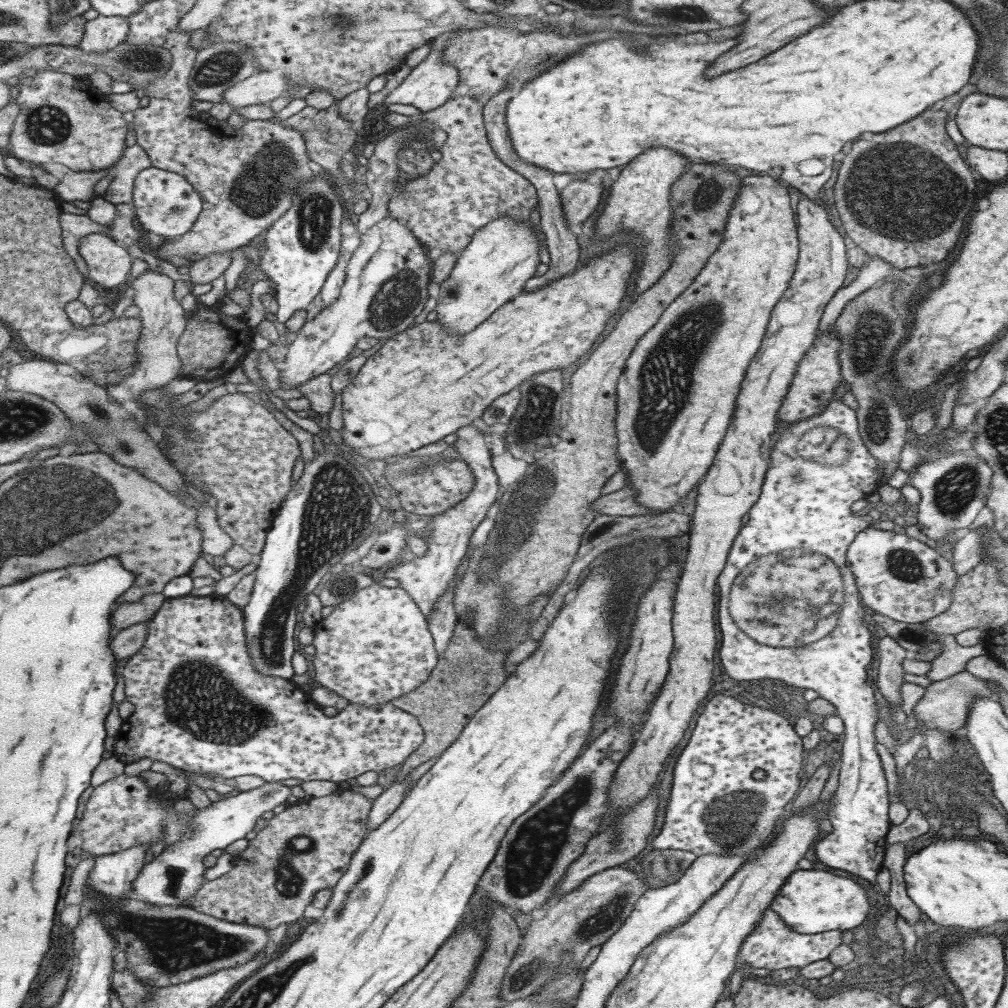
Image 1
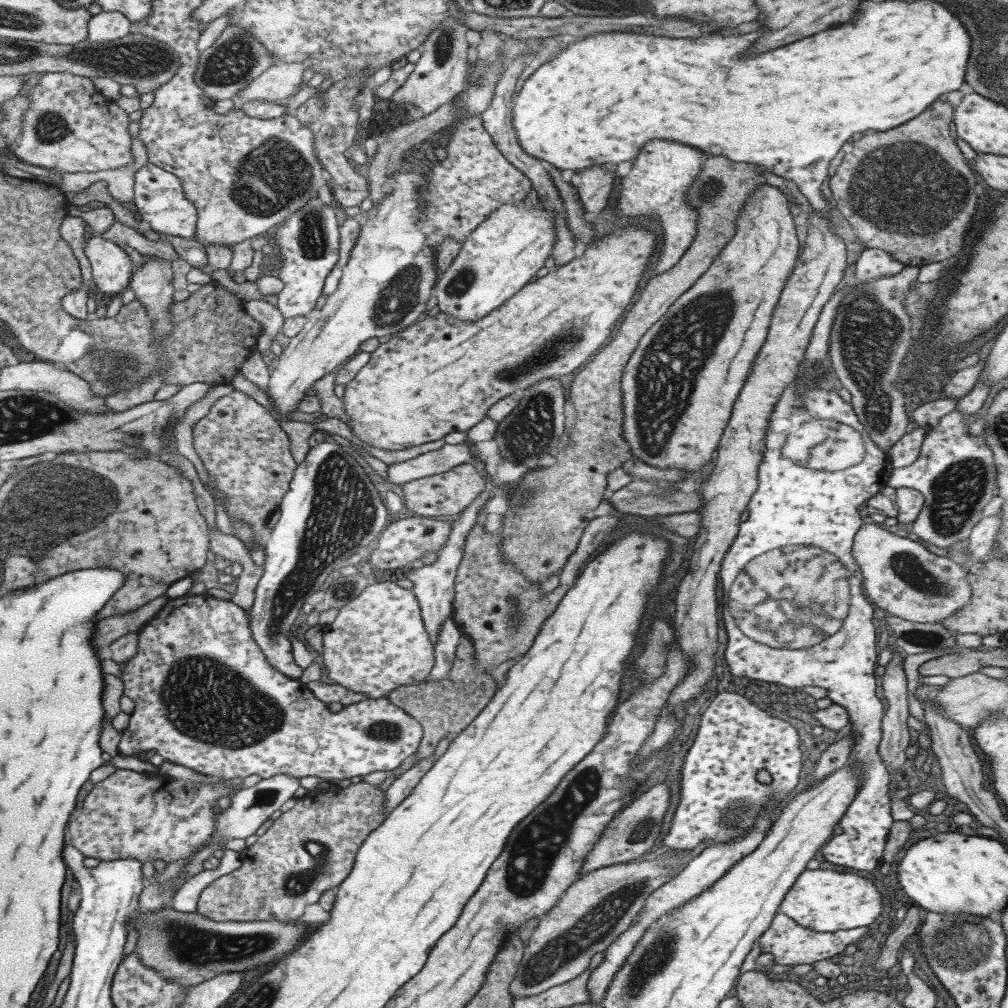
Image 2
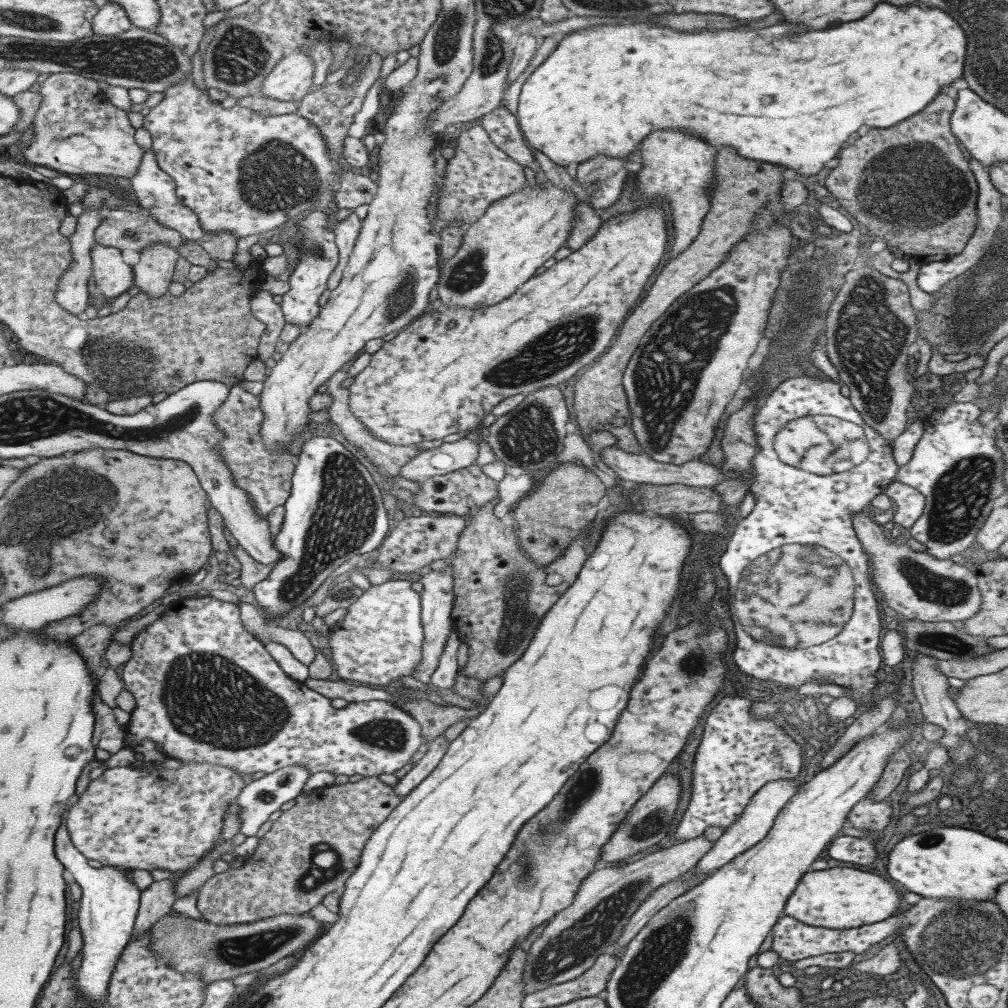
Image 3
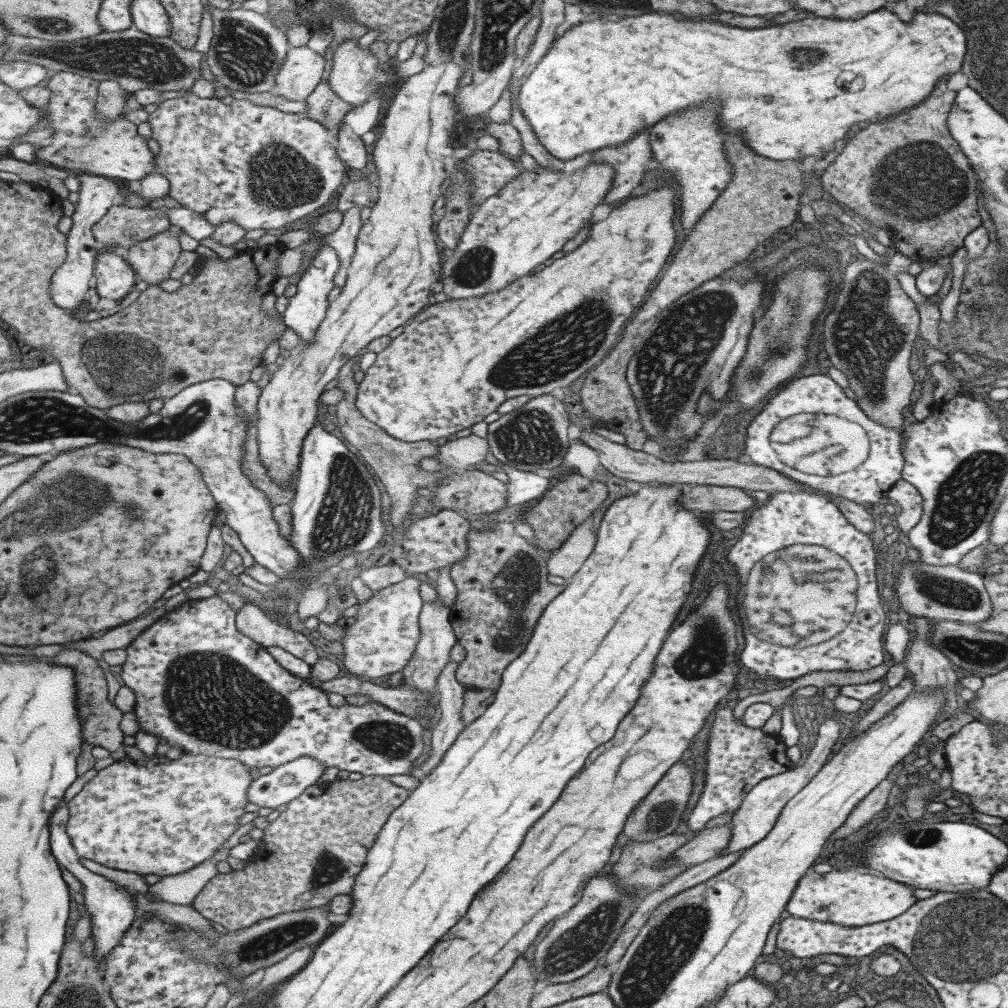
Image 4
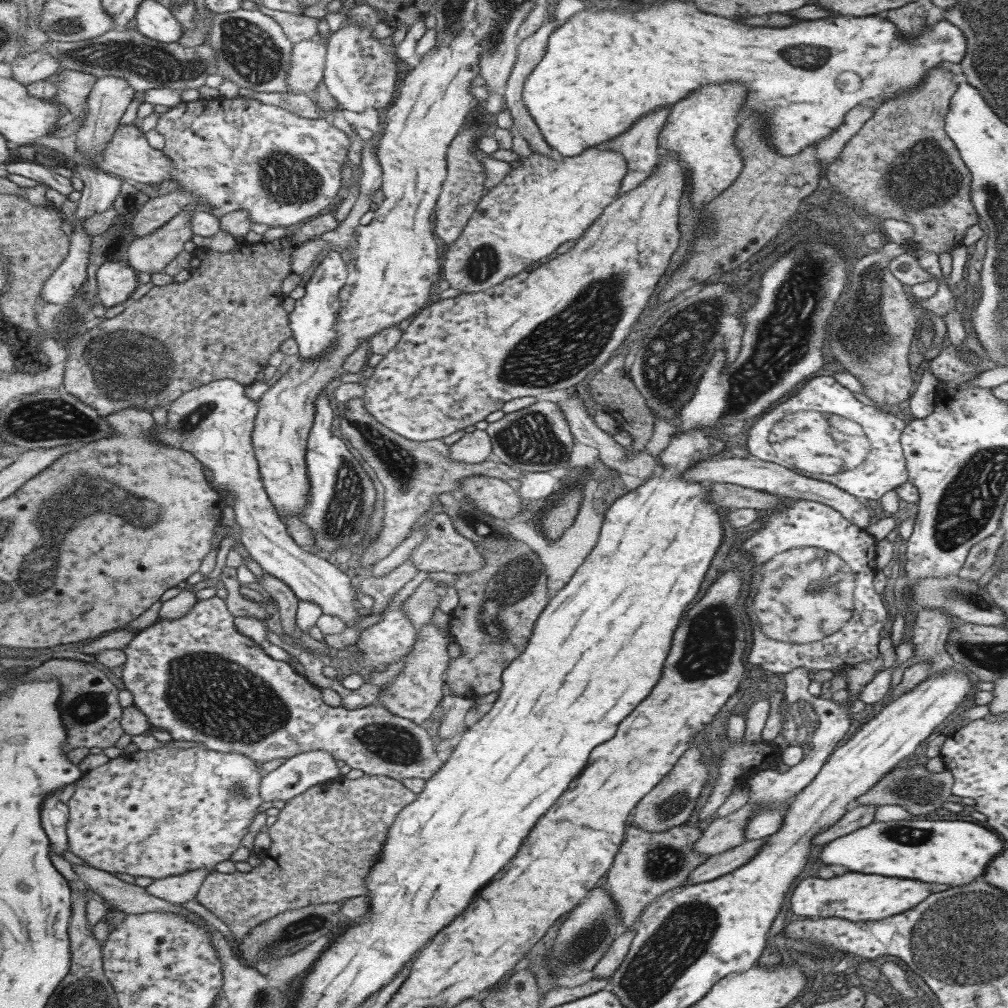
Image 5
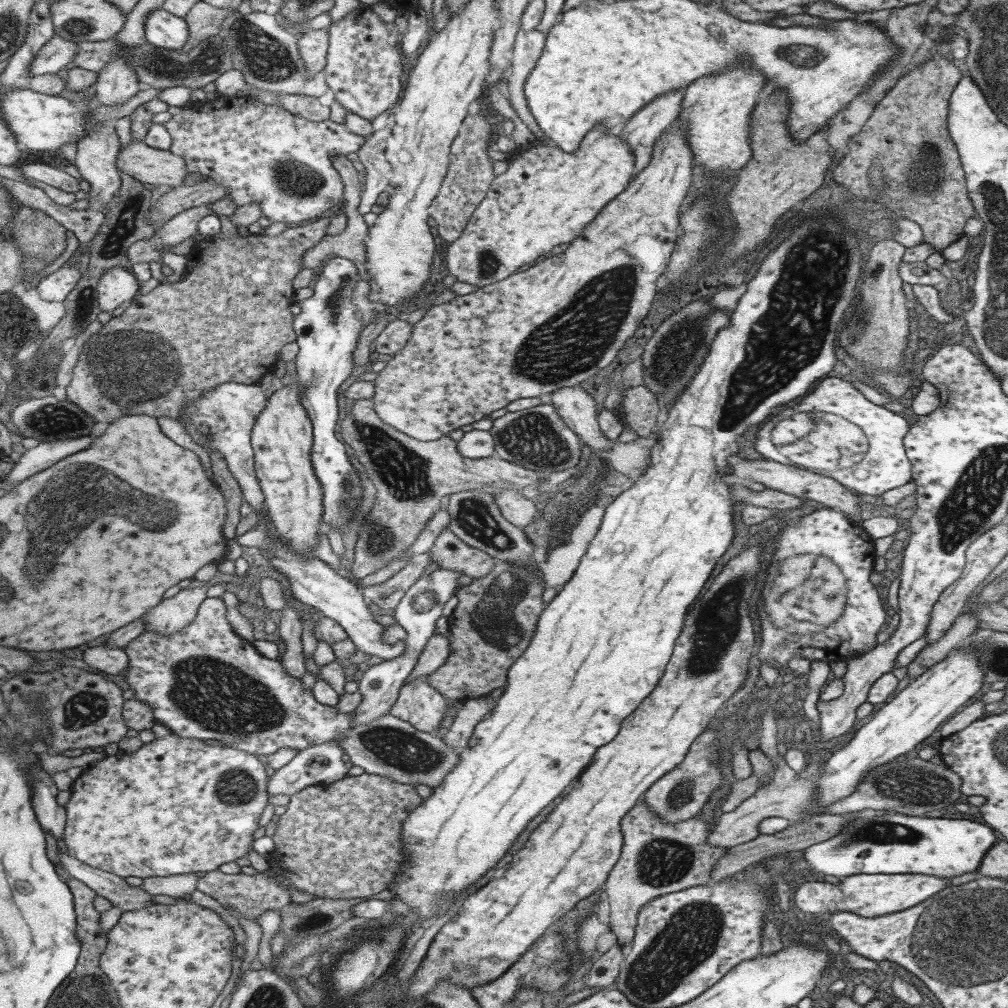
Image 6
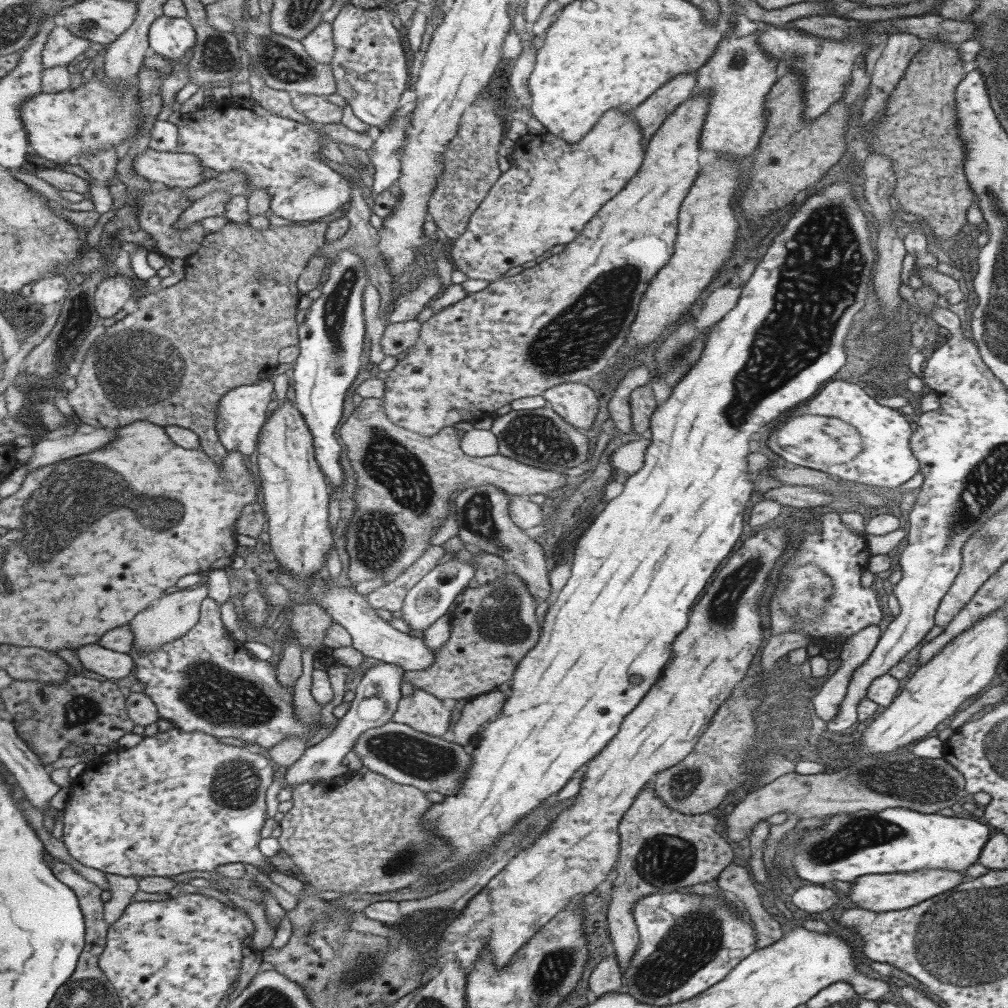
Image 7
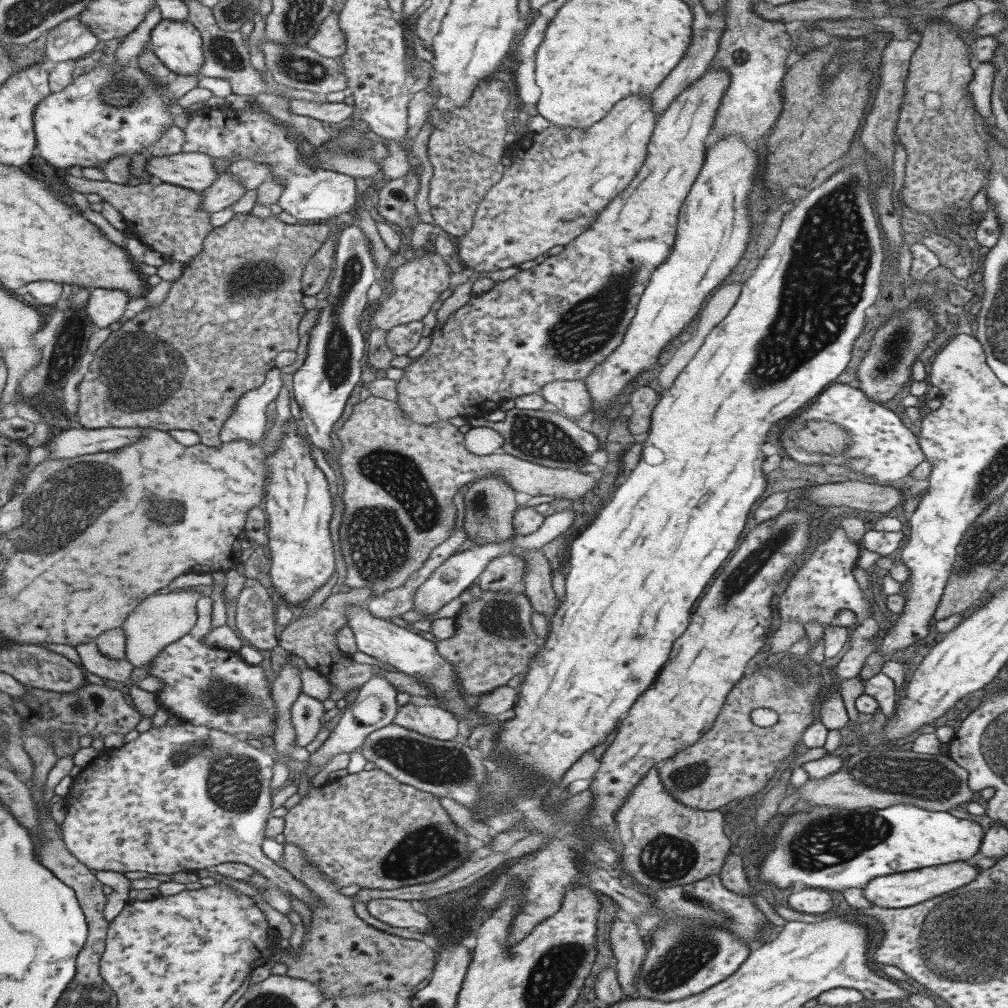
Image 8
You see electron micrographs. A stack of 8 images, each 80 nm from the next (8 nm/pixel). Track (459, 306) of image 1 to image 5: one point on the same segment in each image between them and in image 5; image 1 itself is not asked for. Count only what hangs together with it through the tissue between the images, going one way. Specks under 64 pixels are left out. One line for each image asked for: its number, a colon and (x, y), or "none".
2: (501, 255)
3: (500, 251)
4: (529, 219)
5: (542, 202)

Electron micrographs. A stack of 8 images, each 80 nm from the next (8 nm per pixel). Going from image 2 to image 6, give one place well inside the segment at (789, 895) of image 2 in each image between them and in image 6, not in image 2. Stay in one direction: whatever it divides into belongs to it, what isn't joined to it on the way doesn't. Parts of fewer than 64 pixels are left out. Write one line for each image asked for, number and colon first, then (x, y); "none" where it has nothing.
3: (838, 898)
4: (846, 897)
5: (858, 897)
6: (870, 896)

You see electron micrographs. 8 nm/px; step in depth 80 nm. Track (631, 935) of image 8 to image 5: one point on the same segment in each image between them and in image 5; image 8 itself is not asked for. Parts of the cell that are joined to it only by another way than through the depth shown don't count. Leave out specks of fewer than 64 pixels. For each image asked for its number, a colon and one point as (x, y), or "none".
5: (647, 865)
6: (656, 857)
7: (660, 850)

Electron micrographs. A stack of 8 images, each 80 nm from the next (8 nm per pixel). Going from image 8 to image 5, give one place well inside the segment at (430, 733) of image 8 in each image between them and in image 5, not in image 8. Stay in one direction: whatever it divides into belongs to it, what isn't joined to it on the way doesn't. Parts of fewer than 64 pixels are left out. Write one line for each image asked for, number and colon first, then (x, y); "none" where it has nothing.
5: (415, 693)
6: (419, 704)
7: (419, 710)

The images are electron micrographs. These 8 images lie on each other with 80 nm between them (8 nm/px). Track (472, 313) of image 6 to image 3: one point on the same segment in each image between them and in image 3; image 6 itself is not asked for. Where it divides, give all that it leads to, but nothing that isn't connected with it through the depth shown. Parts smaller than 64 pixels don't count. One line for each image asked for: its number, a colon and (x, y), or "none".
3: (442, 373)
4: (454, 362)
5: (460, 358)

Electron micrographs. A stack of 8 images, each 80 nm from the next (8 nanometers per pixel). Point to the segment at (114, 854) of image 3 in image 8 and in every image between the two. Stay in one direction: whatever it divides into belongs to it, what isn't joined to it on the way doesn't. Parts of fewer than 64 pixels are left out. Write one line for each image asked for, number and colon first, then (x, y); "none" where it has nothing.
4: (156, 815)
5: (158, 813)
6: (176, 805)
7: (177, 801)
8: (177, 798)

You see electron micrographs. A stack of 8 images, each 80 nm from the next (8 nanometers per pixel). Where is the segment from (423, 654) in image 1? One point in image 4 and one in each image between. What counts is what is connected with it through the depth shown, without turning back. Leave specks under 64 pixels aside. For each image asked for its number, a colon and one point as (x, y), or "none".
2: (377, 642)
3: (379, 639)
4: (381, 641)

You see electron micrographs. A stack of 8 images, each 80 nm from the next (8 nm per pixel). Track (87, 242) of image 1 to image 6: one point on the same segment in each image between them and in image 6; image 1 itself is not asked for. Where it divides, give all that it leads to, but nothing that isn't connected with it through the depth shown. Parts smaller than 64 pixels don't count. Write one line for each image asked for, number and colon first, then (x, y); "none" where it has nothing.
2: (111, 271)
3: (112, 276)
4: (115, 278)
5: (115, 281)
6: (116, 285)

